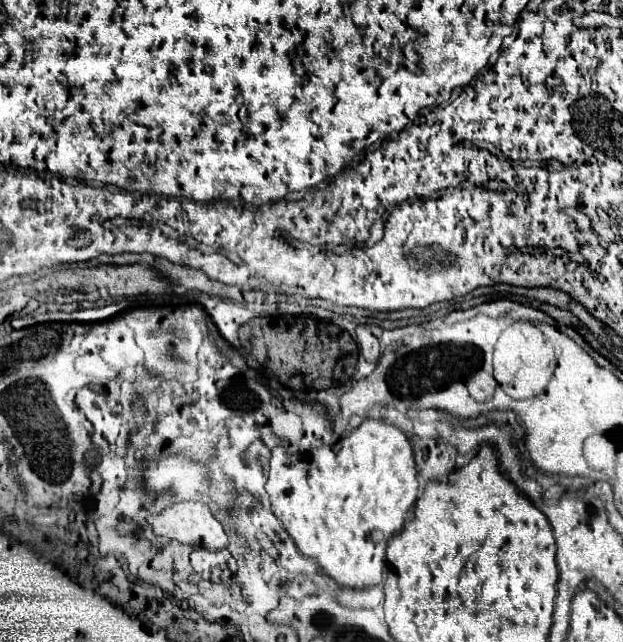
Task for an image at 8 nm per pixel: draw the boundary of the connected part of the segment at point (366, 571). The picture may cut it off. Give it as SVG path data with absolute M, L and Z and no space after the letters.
M365 420L335 448L289 452L279 444L271 450L271 470L265 490L271 496L273 514L283 522L303 556L315 558L323 572L339 586L365 588L383 580L387 540L403 528L405 514L413 508L419 492L419 472L409 436L383 420Z

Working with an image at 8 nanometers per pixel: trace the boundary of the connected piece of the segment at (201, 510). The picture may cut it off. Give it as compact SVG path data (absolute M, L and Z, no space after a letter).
M179 502L151 516L149 522L159 536L173 538L193 548L223 550L229 546L229 536L203 502Z

